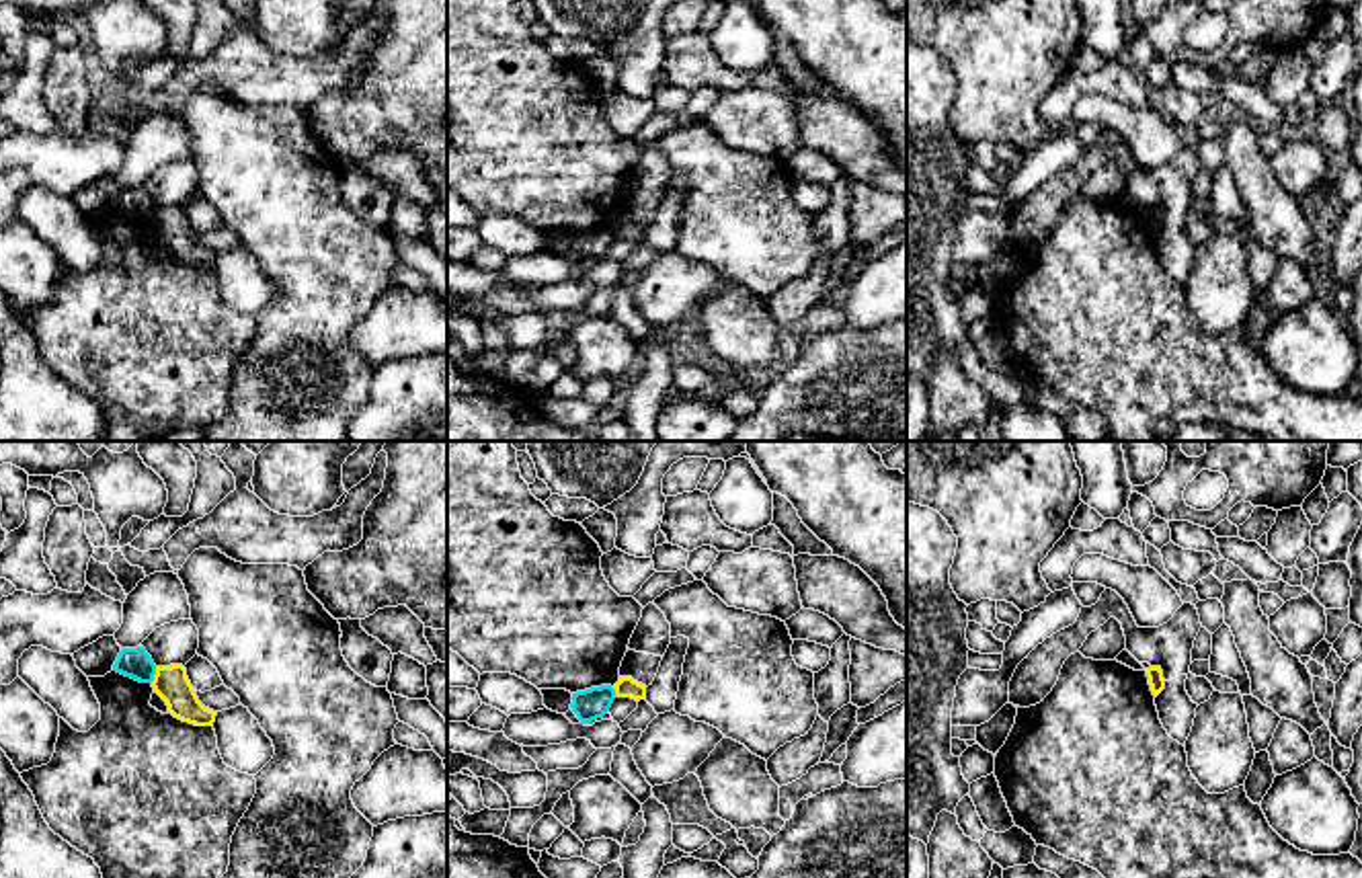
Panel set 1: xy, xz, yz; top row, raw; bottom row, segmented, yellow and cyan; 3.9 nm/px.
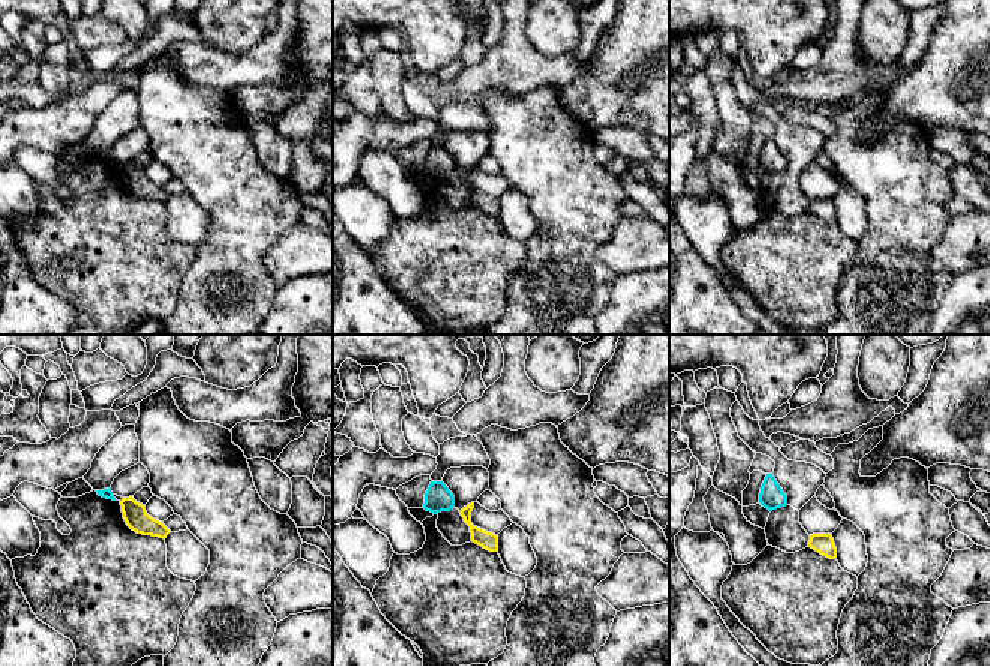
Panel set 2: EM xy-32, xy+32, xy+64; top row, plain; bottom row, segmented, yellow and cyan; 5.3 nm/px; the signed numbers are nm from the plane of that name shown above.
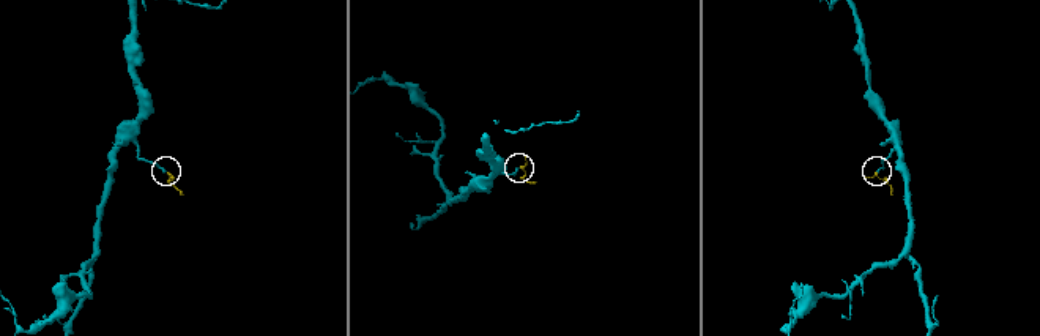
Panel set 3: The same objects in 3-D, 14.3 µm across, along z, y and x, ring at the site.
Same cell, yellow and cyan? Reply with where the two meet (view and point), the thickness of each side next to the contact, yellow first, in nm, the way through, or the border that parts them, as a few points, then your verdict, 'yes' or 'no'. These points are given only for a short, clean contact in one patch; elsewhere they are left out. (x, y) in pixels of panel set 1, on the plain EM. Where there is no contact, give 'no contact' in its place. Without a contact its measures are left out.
contact xy (154, 216); calibres 140 and 120 nm; border xy (156, 208), (150, 222); no

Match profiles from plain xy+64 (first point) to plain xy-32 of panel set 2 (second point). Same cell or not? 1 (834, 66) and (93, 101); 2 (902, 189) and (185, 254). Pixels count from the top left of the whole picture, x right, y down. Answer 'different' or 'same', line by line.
1: different
2: different

